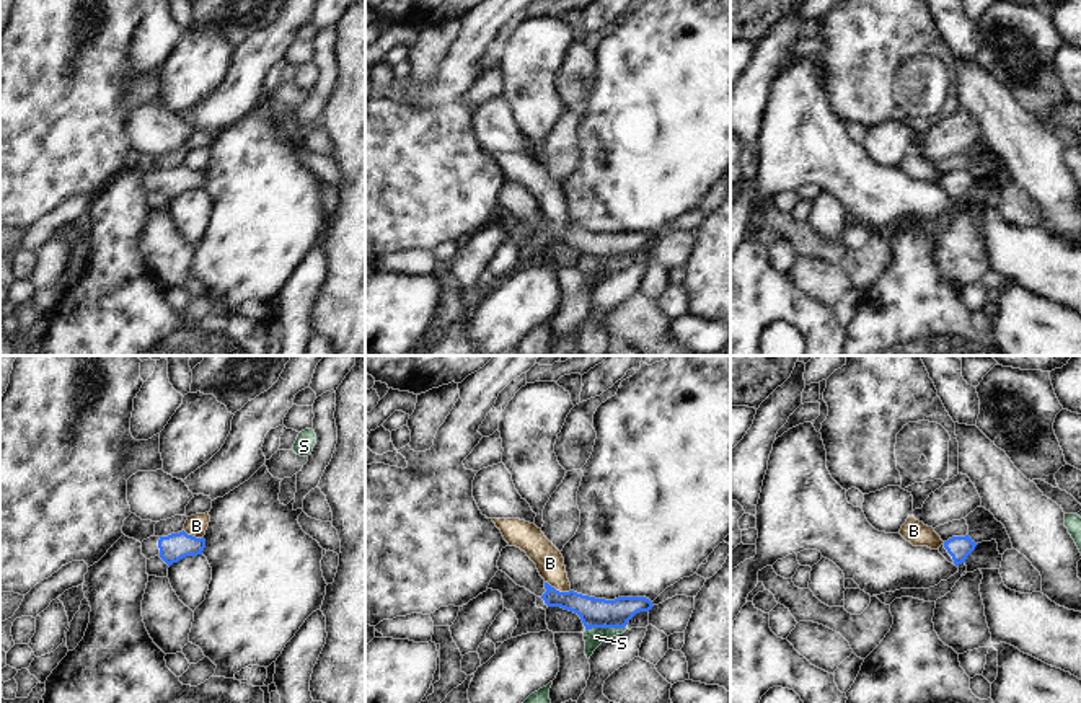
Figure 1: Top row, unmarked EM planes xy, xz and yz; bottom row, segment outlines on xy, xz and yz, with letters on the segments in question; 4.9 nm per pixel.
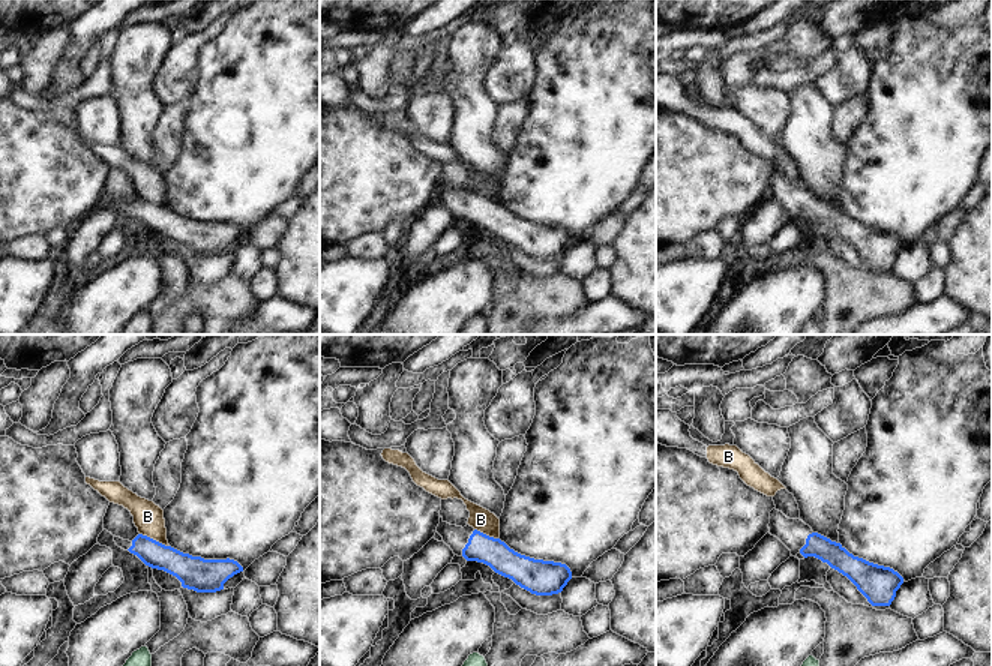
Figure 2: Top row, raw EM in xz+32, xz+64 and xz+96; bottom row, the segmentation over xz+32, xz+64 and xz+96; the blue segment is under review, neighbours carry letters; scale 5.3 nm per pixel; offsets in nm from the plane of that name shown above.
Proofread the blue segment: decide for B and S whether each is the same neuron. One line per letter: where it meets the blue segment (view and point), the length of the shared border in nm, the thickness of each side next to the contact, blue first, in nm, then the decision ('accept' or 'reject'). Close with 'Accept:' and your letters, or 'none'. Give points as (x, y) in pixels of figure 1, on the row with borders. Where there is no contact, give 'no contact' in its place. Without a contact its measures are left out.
B: contact xz (558, 591); length 140 nm; calibres 140 and 140 nm; reject
S: contact xz (605, 627); length 200 nm; calibres 140 and 90 nm; reject
Accept: none

